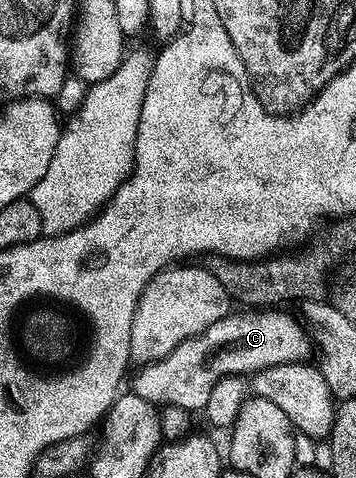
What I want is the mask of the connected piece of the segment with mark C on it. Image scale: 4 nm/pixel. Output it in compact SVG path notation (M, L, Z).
M286 310L231 311L230 315L220 318L220 322L212 322L212 326L208 326L208 330L204 330L199 336L180 342L180 346L176 346L176 350L172 350L172 354L168 354L163 360L141 367L134 376L132 390L140 398L156 406L180 407L191 414L197 413L205 407L219 380L227 377L245 378L246 375L249 377L268 367L305 361L310 352L310 336L302 329L303 321L295 316L289 316Z

